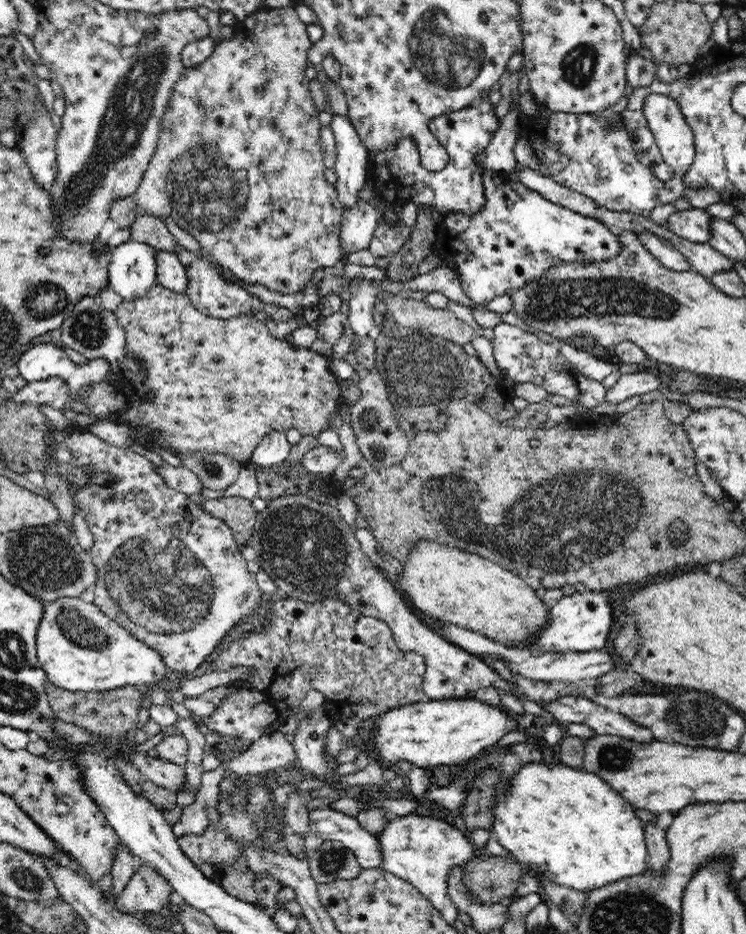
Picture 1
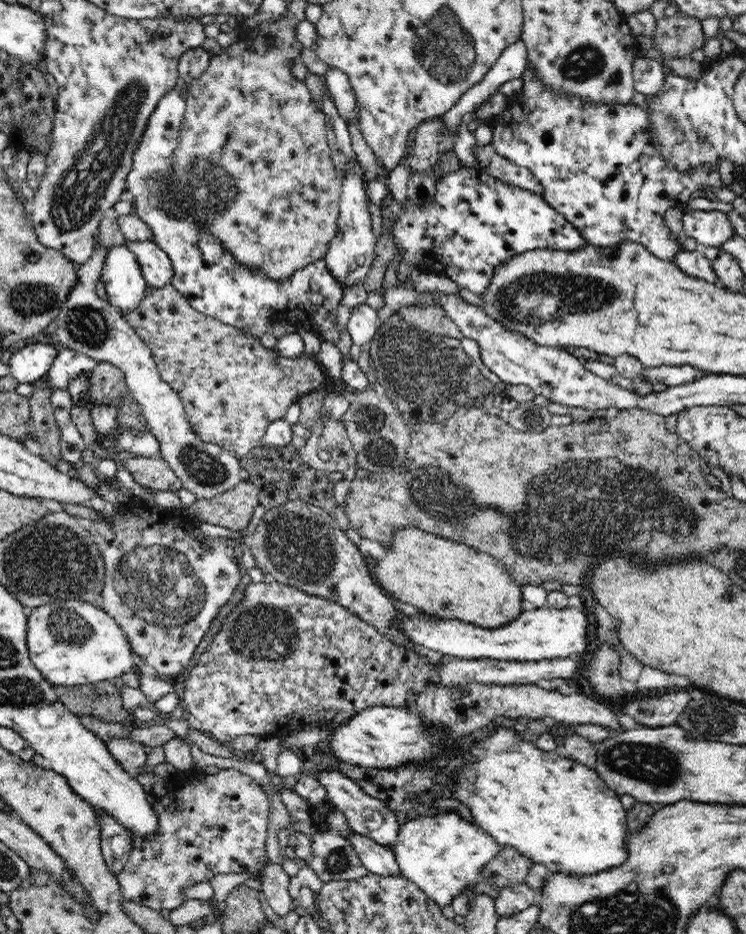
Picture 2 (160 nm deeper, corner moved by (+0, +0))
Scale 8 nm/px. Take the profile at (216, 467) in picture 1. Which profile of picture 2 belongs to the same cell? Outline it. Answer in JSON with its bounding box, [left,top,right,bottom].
[54,246,243,500]

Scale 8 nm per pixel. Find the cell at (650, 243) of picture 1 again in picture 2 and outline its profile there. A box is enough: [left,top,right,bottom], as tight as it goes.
[672,247,724,287]

